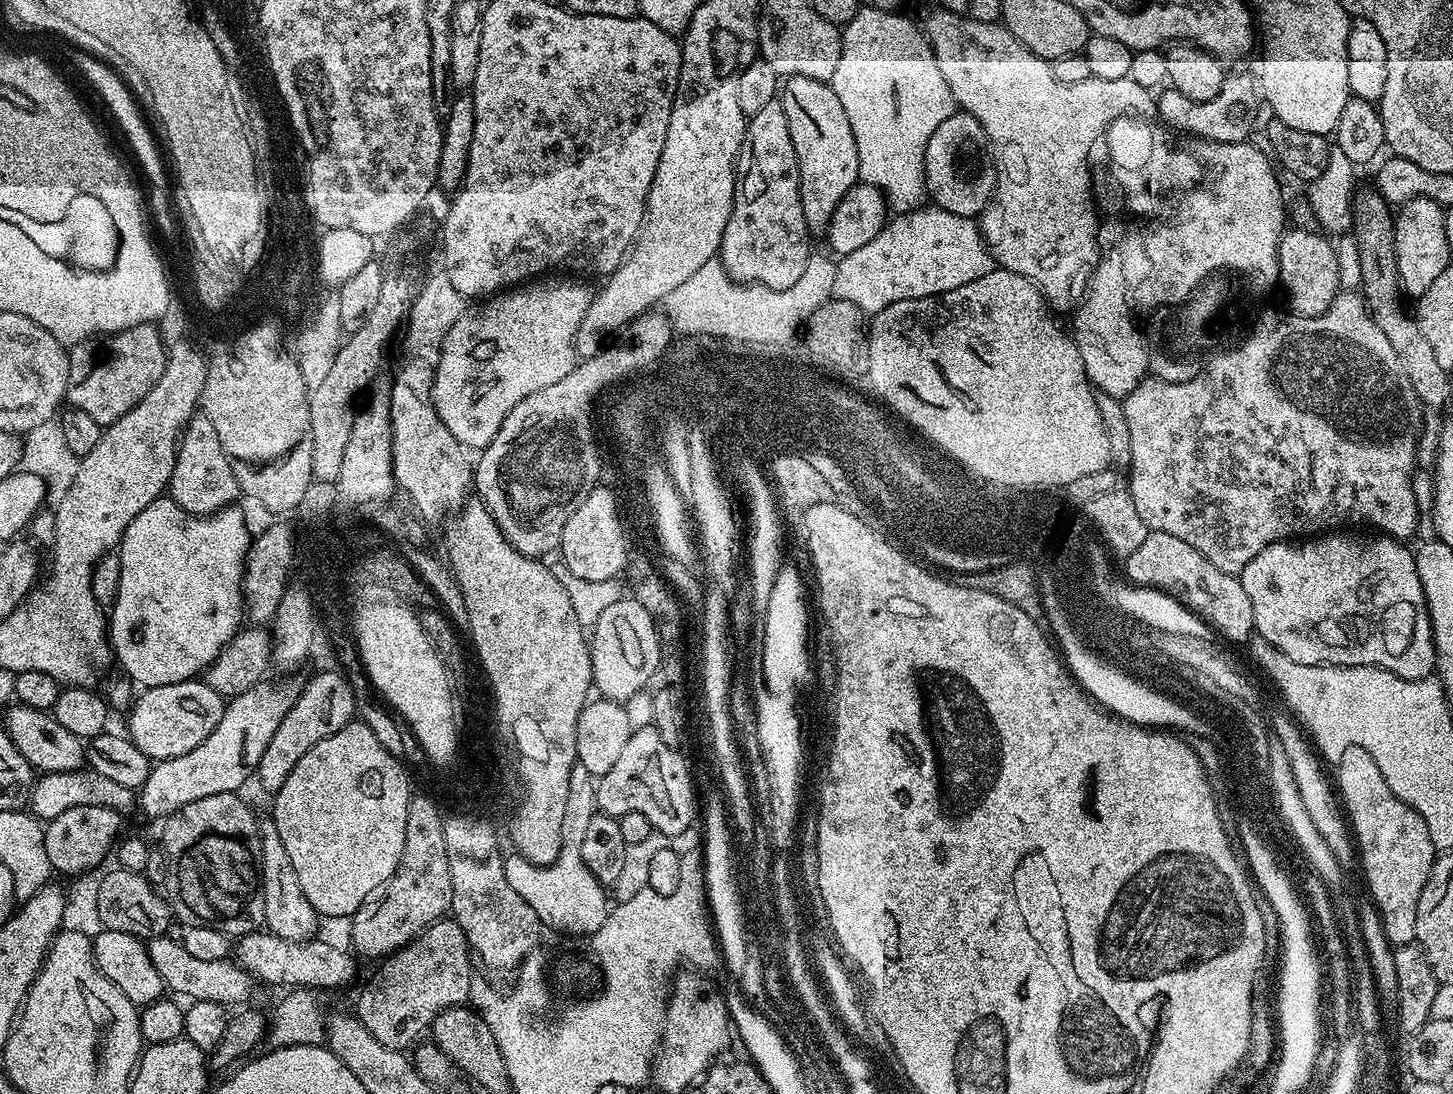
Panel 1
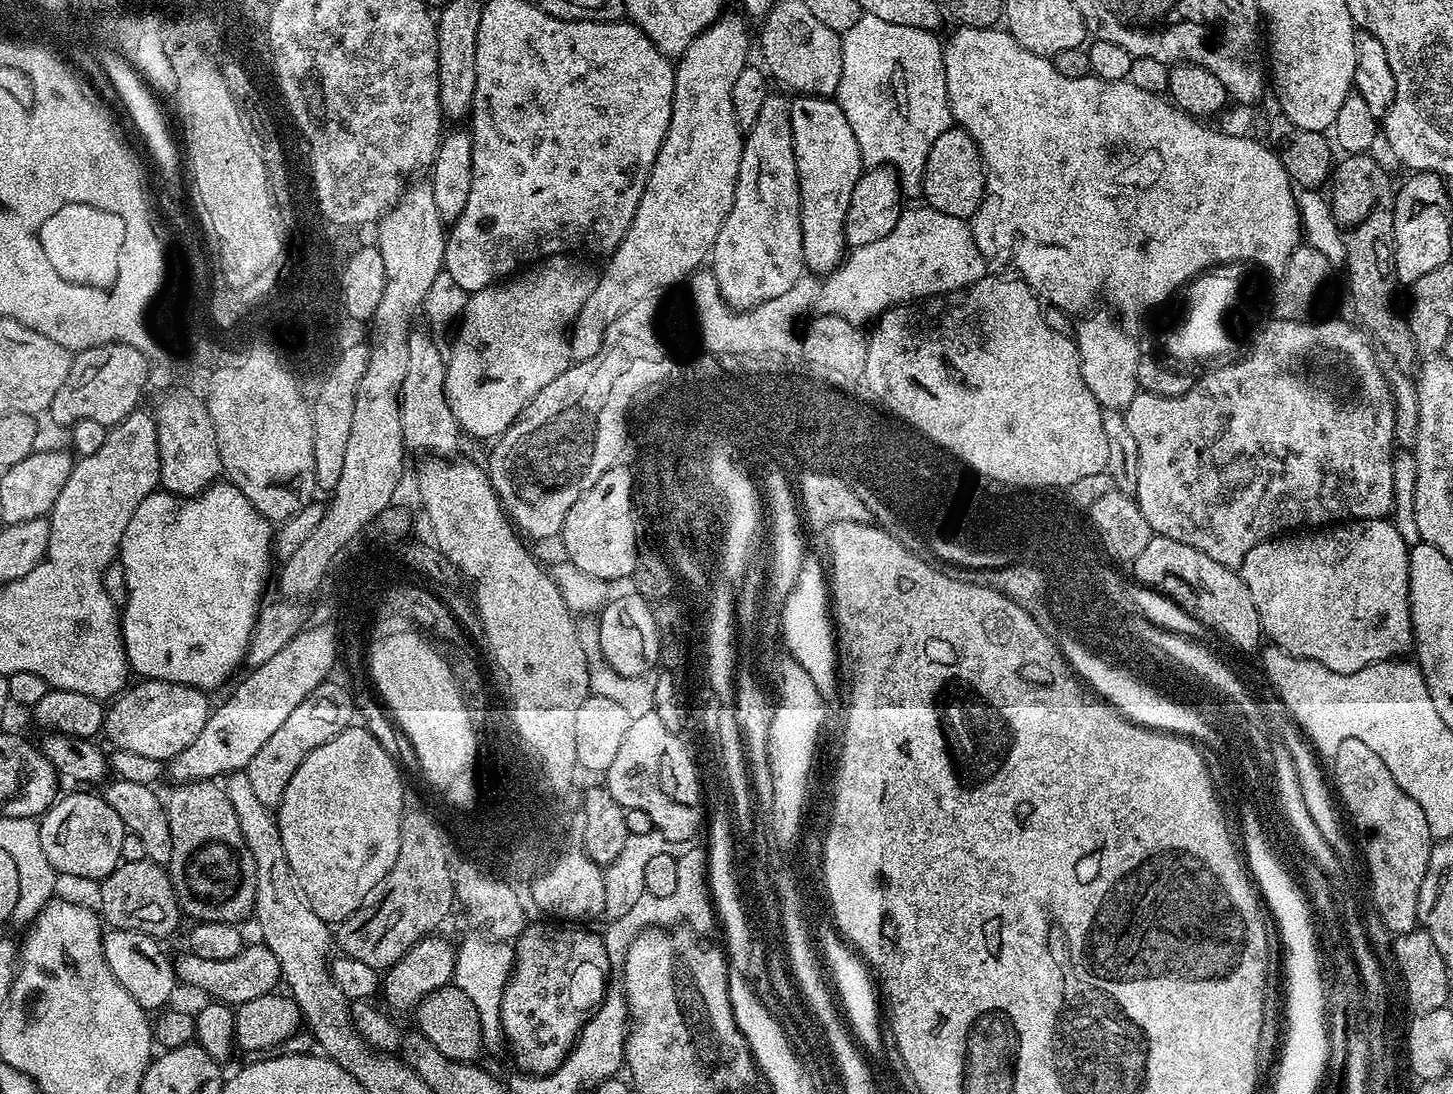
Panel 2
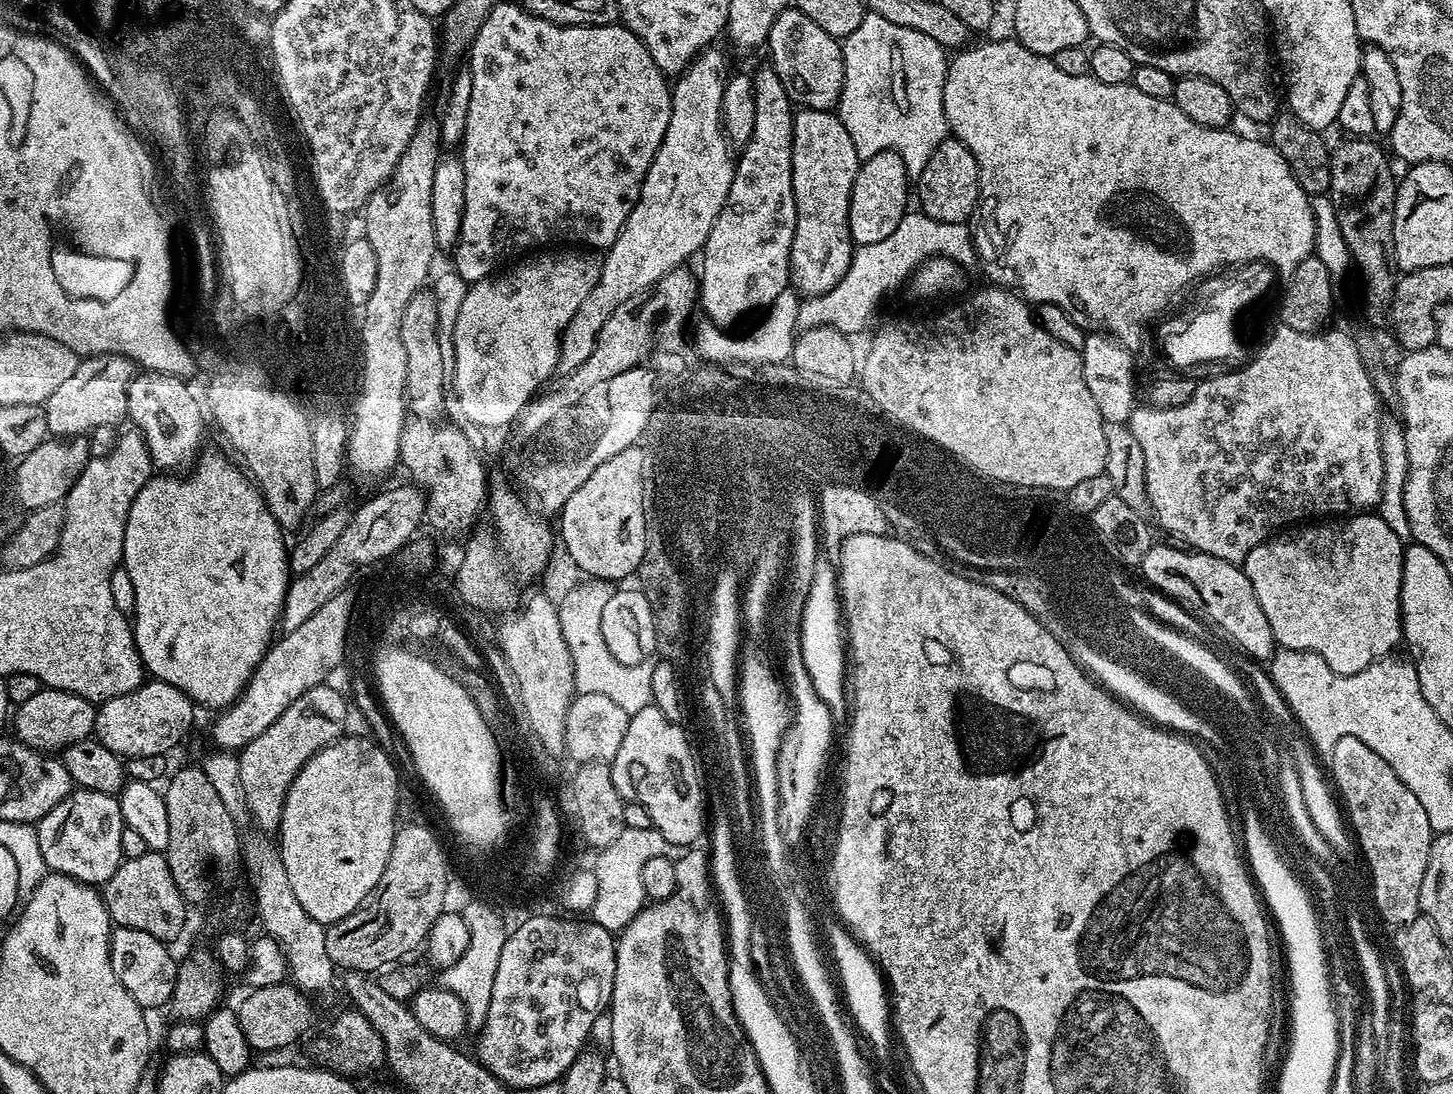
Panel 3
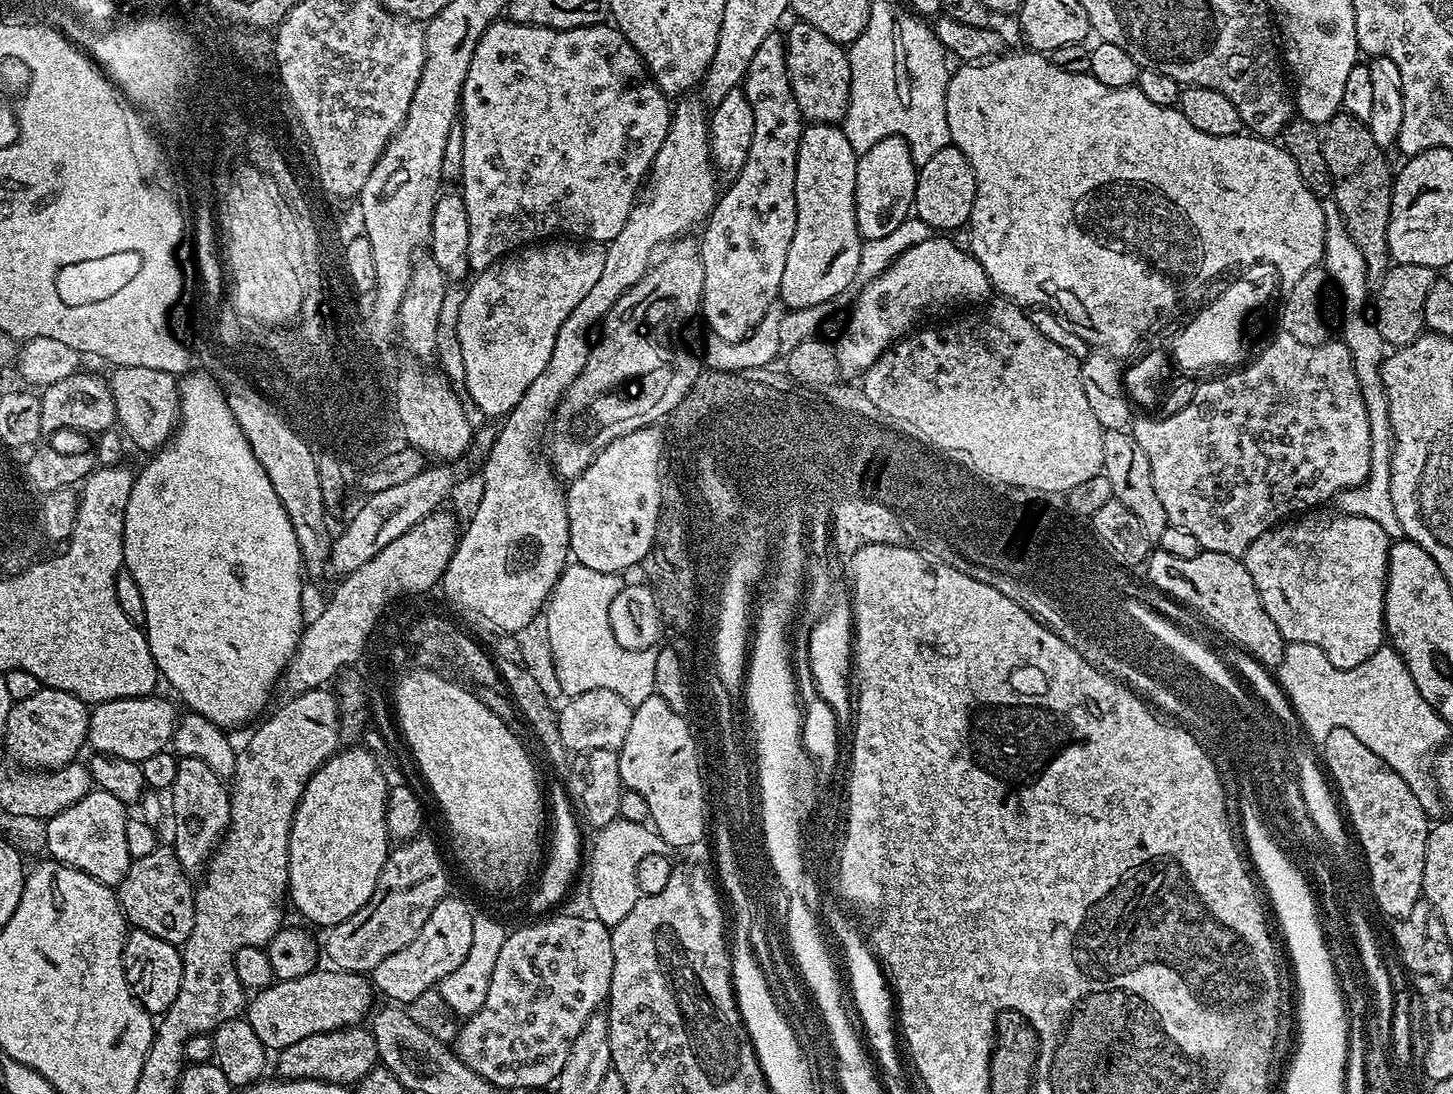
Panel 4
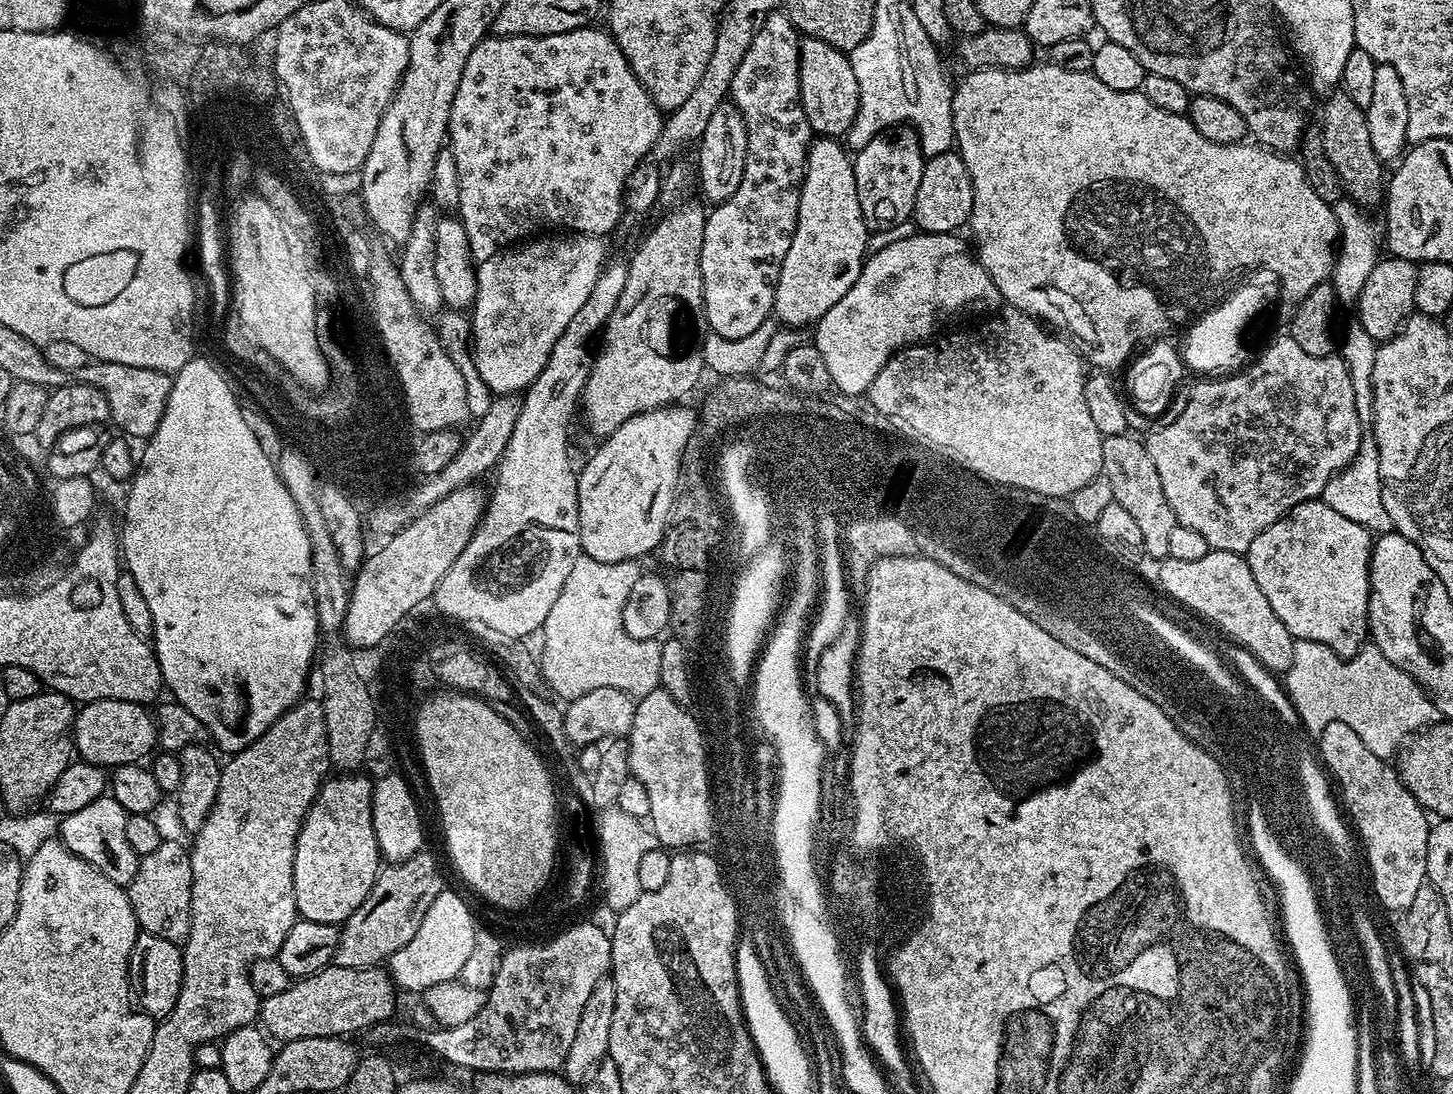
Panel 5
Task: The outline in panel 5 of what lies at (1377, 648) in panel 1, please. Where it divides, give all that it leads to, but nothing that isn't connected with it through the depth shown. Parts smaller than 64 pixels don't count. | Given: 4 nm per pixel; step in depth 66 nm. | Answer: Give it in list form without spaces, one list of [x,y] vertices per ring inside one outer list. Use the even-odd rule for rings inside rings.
[[[1317,498],[1294,506],[1282,518],[1278,518],[1278,522],[1266,526],[1266,530],[1262,530],[1262,534],[1258,534],[1258,538],[1254,538],[1254,542],[1250,542],[1250,550],[1246,554],[1246,559],[1250,566],[1250,574],[1254,574],[1254,582],[1258,582],[1262,594],[1266,594],[1266,602],[1270,602],[1270,610],[1274,610],[1274,614],[1278,614],[1282,626],[1286,626],[1286,630],[1290,630],[1293,638],[1324,644],[1335,656],[1347,658],[1356,655],[1361,648],[1365,647],[1366,641],[1369,639],[1368,591],[1370,590],[1370,574],[1368,573],[1368,567],[1372,557],[1373,543],[1374,533],[1371,530],[1366,526],[1358,526],[1358,522],[1350,522],[1350,518],[1336,513],[1331,506],[1326,506],[1323,498]]]

